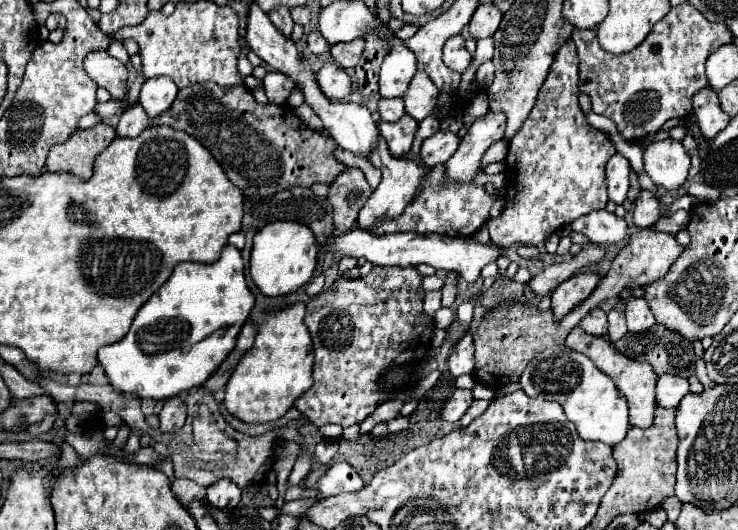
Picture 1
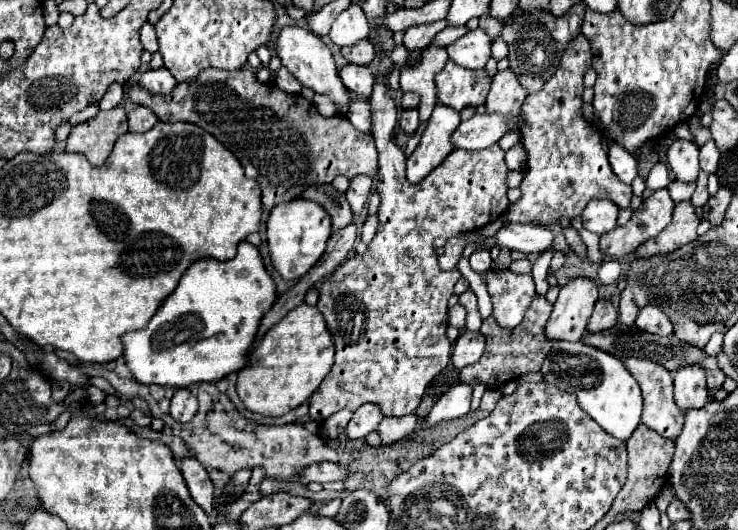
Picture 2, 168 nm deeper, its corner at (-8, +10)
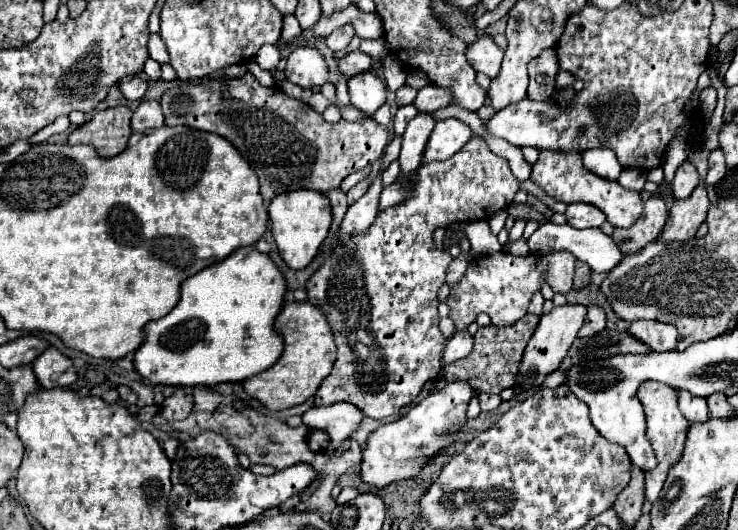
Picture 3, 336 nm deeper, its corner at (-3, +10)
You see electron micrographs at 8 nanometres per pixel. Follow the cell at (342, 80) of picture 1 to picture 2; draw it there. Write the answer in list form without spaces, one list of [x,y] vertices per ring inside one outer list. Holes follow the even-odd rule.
[[[345,64],[339,68],[339,78],[345,84],[345,88],[357,96],[371,96],[371,88],[375,82],[375,76],[367,66],[357,64]]]

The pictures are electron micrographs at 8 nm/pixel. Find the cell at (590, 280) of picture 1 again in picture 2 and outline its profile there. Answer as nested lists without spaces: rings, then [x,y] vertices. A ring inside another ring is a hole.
[[[591,278],[569,280],[553,304],[553,314],[545,326],[547,338],[569,342],[581,340],[597,298],[597,286]]]

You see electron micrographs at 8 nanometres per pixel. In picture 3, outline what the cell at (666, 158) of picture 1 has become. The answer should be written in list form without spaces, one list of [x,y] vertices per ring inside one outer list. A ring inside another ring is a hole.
[[[688,160],[678,168],[678,172],[676,172],[676,178],[674,178],[674,198],[678,200],[684,200],[684,198],[688,198],[692,192],[694,192],[694,188],[698,186],[698,180],[700,176],[698,176],[698,170],[694,168],[694,164],[690,164]]]

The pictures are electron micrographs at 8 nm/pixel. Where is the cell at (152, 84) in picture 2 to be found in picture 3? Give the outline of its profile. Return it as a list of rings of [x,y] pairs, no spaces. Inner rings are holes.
[[[124,76],[118,82],[118,88],[126,100],[140,100],[148,88],[148,84],[140,76]]]

